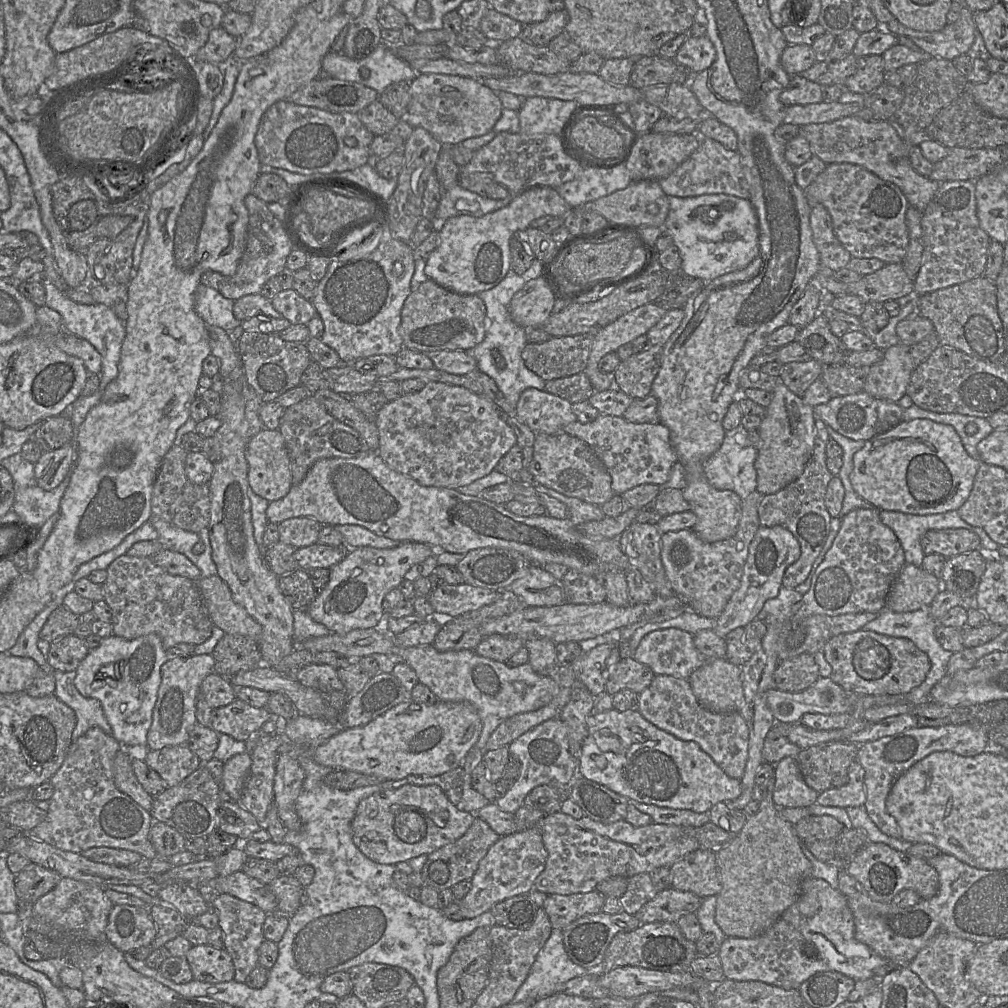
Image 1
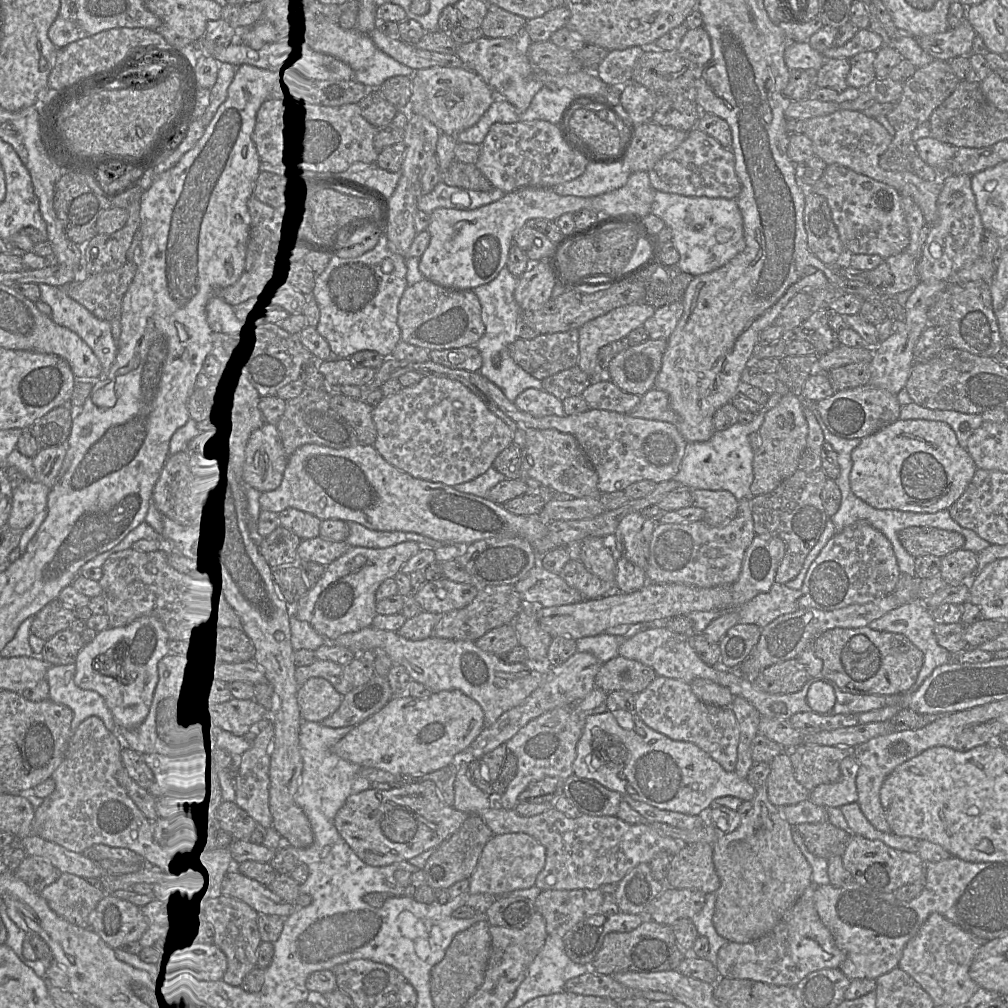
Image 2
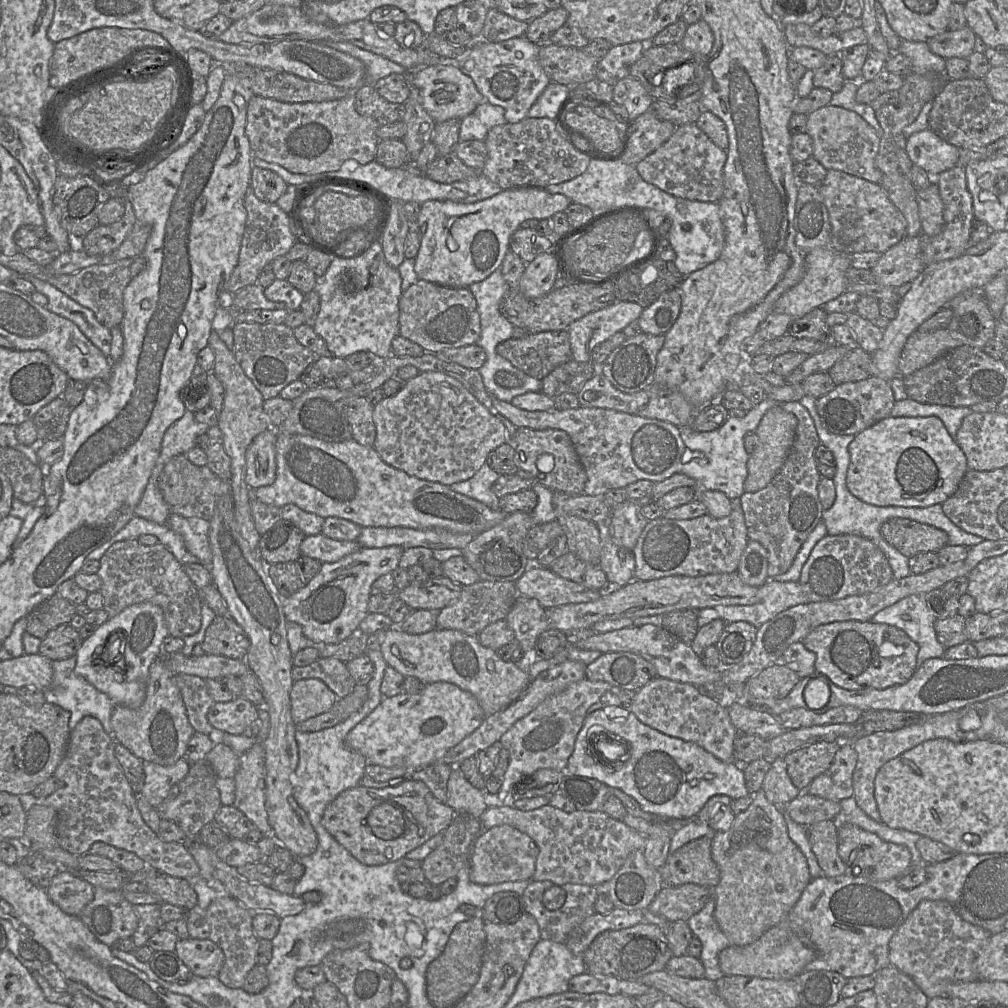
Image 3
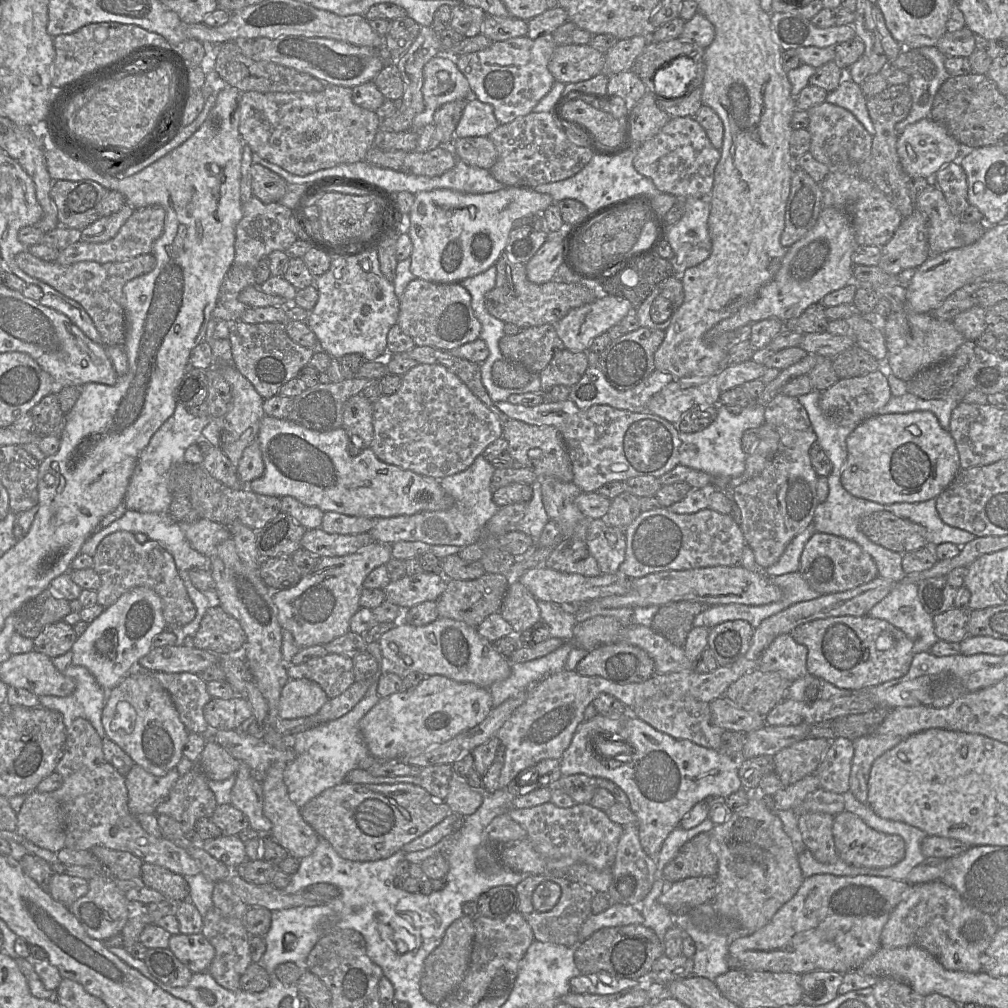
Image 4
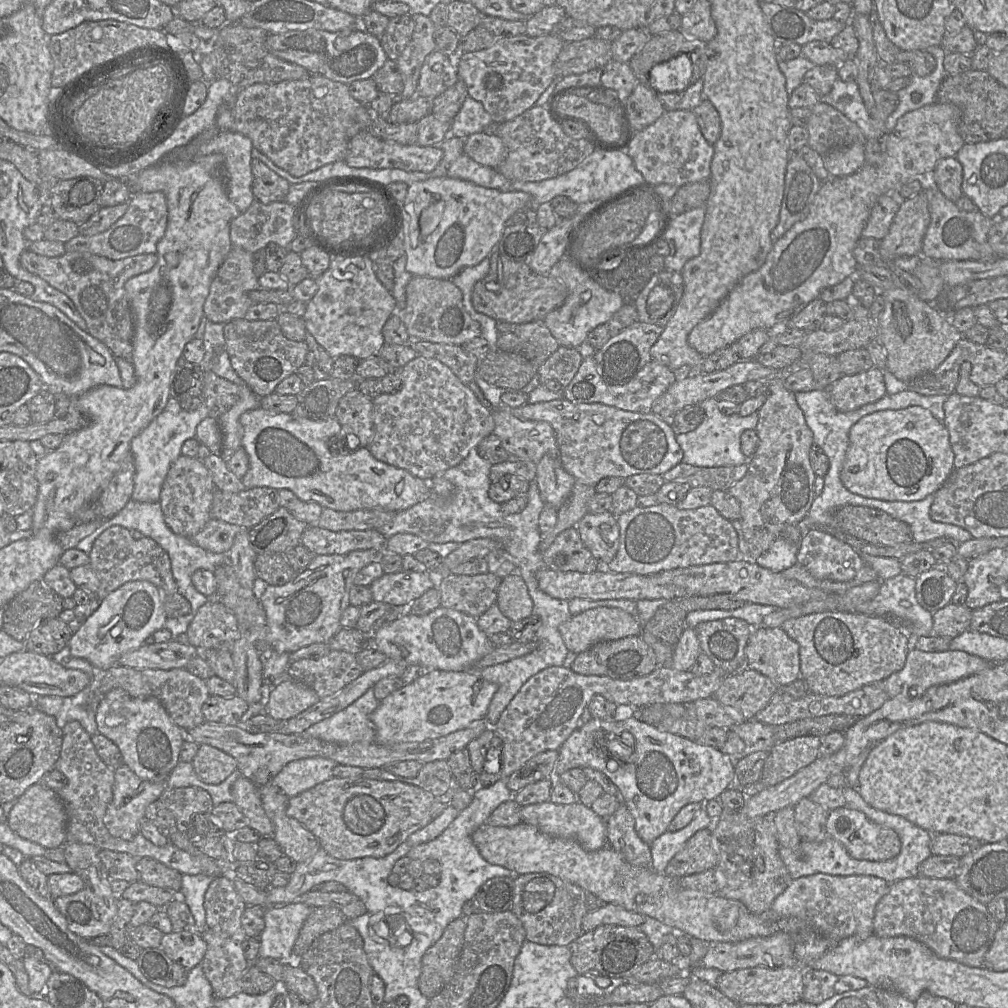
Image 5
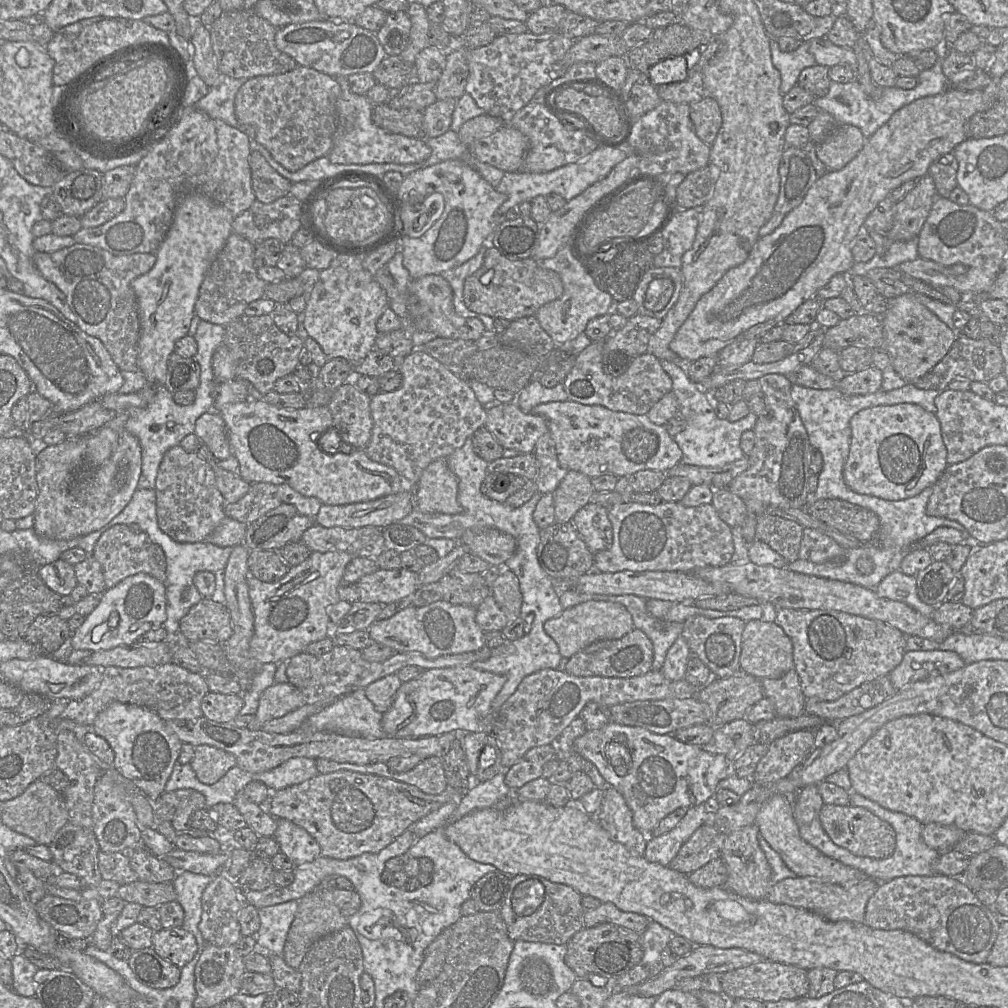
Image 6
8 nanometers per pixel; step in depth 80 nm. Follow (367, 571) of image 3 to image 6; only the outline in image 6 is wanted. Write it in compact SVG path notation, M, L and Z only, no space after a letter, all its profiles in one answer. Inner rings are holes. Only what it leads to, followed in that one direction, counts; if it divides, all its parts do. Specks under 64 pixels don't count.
M311 552L301 564L290 567L287 574L277 582L266 583L248 576L248 592L254 615L254 634L250 641L249 652L259 664L289 660L301 653L312 642L329 636L332 628L327 607L340 601L338 586L343 581L345 567L354 557L346 552Z

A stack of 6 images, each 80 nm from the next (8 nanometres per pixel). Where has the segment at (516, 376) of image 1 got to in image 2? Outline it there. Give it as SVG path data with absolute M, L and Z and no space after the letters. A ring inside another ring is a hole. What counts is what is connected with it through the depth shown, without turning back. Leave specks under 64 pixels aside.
M503 267L492 281L472 289L480 301L482 320L485 325L484 335L475 345L471 345L479 350L483 359L479 373L497 385L511 402L514 402L518 395L528 388L544 390L542 380L534 378L517 365L508 351L509 345L519 339L518 328L519 323L522 322L523 310L514 297L517 284L518 278L507 267Z

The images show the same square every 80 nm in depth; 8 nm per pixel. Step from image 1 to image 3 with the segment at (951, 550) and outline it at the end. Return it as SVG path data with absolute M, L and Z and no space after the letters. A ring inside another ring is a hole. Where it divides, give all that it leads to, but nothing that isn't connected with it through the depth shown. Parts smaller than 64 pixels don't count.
M907 518L886 520L880 533L888 544L908 558L922 552L937 553L948 545L945 531Z

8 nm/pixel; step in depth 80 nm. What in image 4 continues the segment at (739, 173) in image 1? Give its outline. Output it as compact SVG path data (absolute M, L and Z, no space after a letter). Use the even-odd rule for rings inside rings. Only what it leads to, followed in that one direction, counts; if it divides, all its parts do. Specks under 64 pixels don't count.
M671 117L652 138L632 150L633 165L652 180L658 190L678 199L708 198L714 183L714 170L721 157L705 130L694 117Z

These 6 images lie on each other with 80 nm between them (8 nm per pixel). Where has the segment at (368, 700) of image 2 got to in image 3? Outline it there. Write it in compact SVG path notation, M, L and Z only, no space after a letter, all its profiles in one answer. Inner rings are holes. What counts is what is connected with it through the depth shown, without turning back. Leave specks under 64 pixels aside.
M355 685L352 692L338 699L331 710L296 724L296 728L302 732L316 732L333 727L359 711L367 696L367 685Z

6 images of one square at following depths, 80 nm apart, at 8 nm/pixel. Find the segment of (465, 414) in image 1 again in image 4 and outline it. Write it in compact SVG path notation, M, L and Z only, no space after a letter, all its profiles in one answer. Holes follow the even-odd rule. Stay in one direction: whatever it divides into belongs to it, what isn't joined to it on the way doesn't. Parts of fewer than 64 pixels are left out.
M436 364L413 367L402 376L396 393L383 394L373 403L373 428L374 438L369 448L379 460L438 481L466 470L488 445L503 435L499 418L457 375Z

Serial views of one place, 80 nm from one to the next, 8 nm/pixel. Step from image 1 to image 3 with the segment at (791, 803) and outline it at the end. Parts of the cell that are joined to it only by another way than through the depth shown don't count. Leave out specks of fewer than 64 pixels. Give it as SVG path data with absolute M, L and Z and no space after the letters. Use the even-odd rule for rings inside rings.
M777 758L773 761L765 775L761 789L767 800L778 807L785 807L802 792L792 783L784 758Z

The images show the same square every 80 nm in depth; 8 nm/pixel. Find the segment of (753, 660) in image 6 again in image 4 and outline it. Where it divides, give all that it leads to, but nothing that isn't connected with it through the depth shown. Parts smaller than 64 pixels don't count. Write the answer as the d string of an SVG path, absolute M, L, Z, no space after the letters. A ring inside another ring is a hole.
M782 634L776 637L759 659L758 670L777 672L790 682L808 674L807 648L791 637Z

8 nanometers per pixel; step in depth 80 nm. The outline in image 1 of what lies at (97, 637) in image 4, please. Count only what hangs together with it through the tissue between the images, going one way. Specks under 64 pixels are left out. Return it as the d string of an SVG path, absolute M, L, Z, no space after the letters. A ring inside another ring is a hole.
M114 634L102 638L100 645L89 650L76 669L74 685L79 693L100 701L106 720L112 727L112 736L133 755L144 754L147 733L152 724L153 709L161 683L161 666L169 659L157 634L148 634L128 640Z

